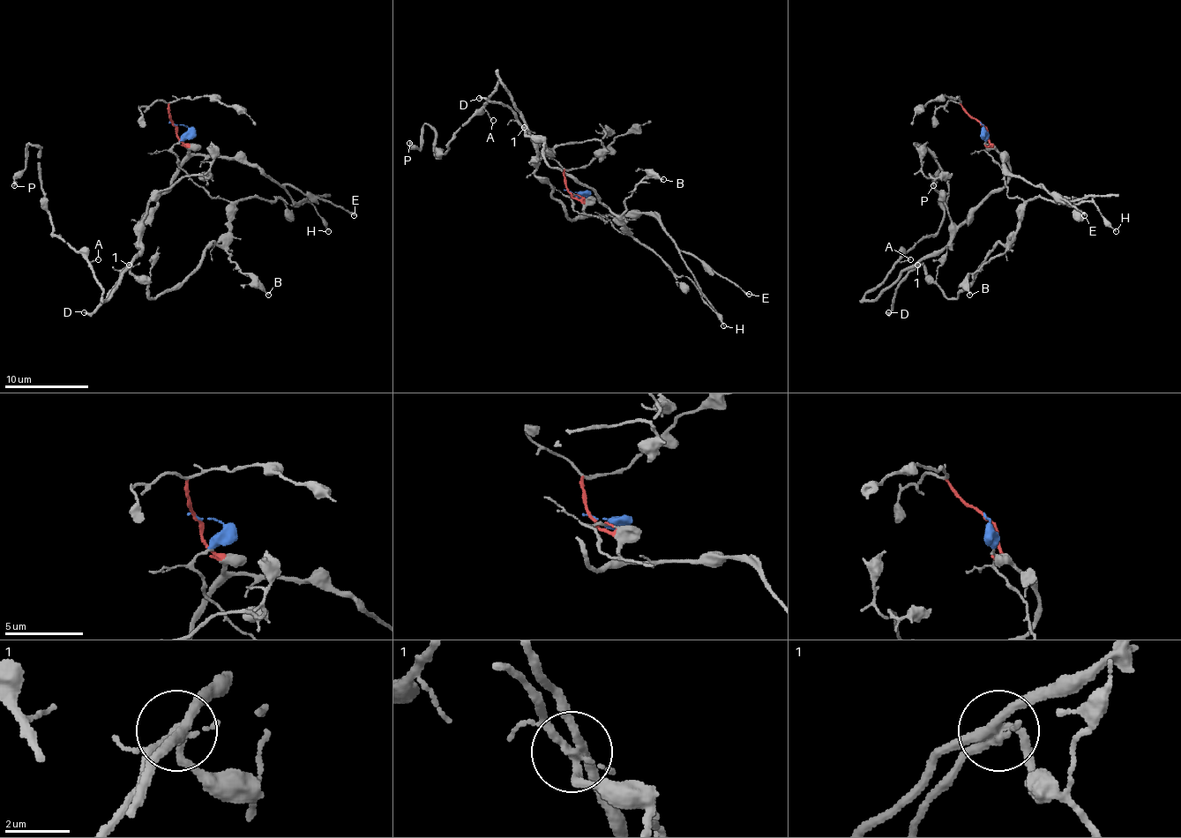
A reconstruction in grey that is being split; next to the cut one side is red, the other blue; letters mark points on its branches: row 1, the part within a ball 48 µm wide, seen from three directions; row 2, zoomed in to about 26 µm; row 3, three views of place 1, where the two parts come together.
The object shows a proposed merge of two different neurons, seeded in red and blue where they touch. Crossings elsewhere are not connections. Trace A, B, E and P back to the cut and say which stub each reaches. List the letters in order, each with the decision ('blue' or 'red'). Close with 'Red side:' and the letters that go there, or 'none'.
A: red
B: blue
E: red
P: red
Red side: A, E, P

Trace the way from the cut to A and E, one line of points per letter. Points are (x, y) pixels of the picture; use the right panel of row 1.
A: (982, 123), (1009, 178), (944, 247), (923, 256), (872, 300), (864, 297), (895, 264), (910, 259)
E: (982, 123), (988, 140), (1005, 154), (1003, 165), (1030, 184), (1041, 184), (1085, 215)

